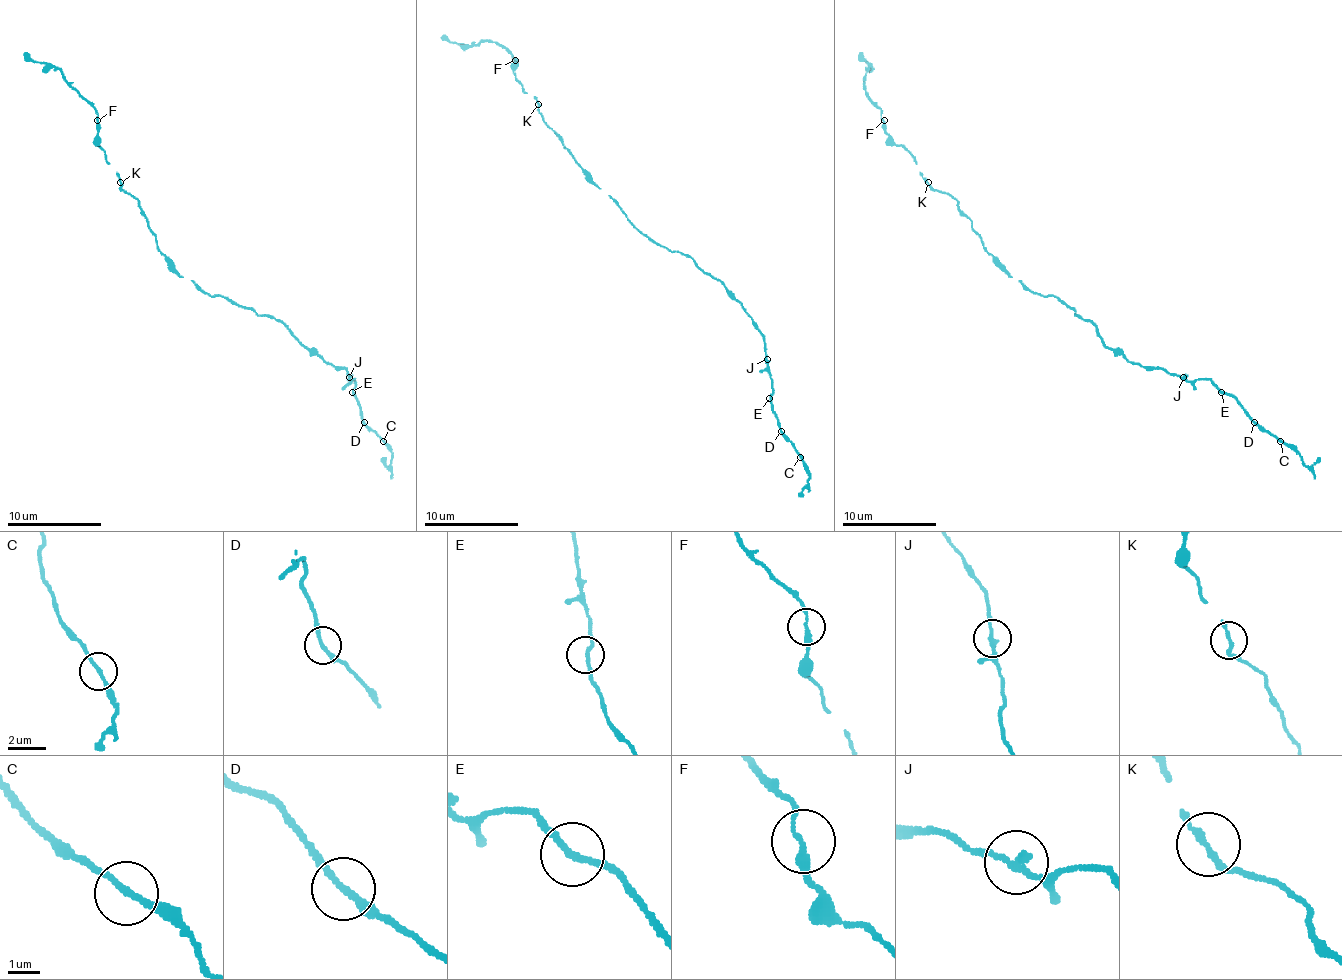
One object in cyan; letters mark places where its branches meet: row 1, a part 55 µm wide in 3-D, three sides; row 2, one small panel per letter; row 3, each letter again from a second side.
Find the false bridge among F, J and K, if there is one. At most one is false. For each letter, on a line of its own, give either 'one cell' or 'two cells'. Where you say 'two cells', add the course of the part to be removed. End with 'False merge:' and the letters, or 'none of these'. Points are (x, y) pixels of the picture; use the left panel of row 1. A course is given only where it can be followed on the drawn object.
F: one cell
J: one cell
K: one cell
False merge: none of these

